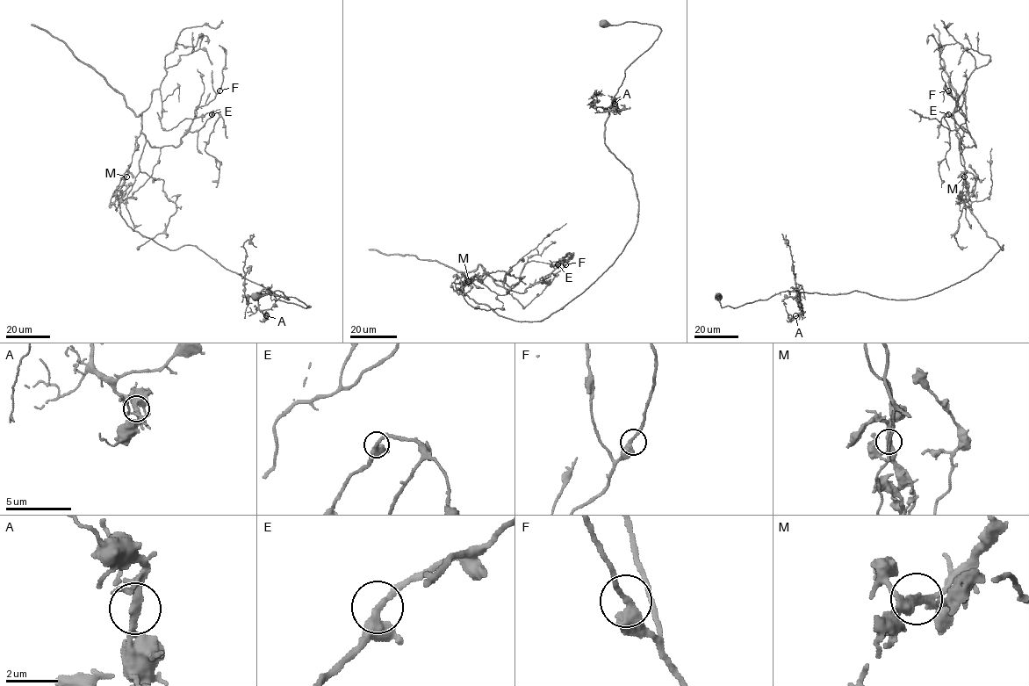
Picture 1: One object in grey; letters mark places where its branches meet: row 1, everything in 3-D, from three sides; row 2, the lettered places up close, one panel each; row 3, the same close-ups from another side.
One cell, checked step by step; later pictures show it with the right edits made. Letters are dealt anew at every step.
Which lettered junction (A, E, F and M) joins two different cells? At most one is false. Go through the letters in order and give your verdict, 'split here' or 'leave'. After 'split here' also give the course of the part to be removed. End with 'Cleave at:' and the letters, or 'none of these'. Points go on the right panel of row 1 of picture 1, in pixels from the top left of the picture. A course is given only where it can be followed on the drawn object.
A: leave
E: leave
F: leave
M: split here | (964, 176), (960, 199), (1003, 245), (967, 278), (905, 299), (796, 290), (722, 307), (715, 297)
Cleave at: M

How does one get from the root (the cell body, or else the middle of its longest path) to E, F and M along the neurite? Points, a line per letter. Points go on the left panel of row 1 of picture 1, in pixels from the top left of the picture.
E: (255, 297), (310, 306), (256, 294), (289, 299), (120, 213), (146, 141), (176, 147), (212, 114)
F: (255, 297), (310, 306), (256, 294), (289, 299), (120, 213), (146, 141), (176, 147), (219, 90)
M: (255, 297), (310, 306), (256, 294), (289, 299), (194, 245), (170, 249), (134, 231), (118, 203), (126, 176)

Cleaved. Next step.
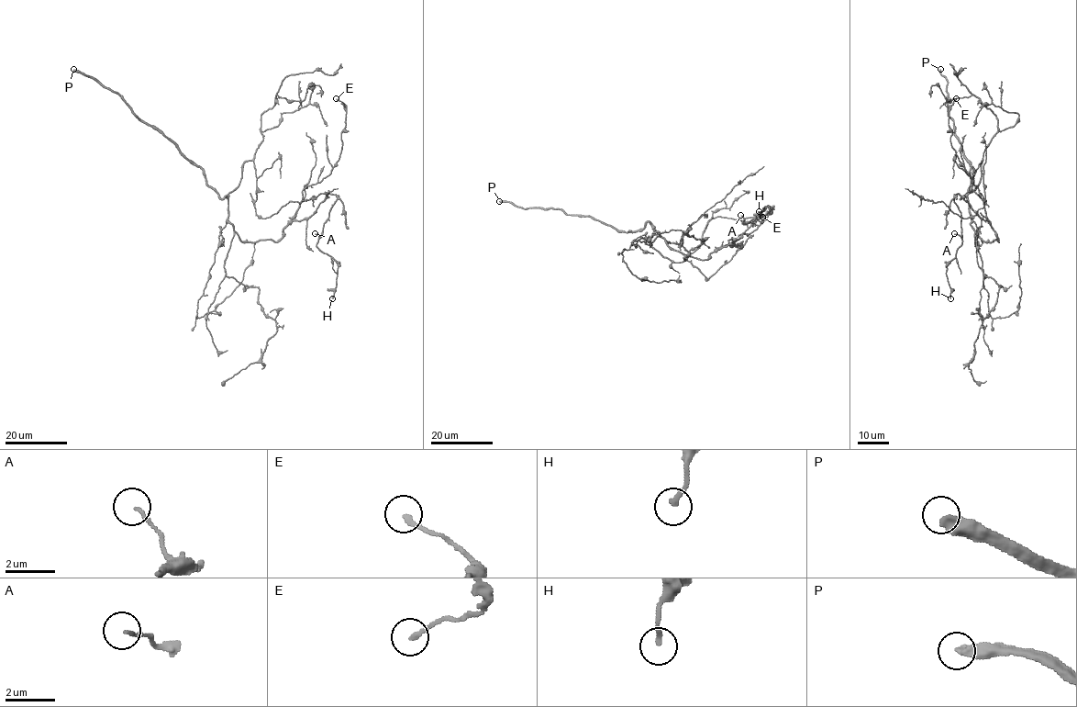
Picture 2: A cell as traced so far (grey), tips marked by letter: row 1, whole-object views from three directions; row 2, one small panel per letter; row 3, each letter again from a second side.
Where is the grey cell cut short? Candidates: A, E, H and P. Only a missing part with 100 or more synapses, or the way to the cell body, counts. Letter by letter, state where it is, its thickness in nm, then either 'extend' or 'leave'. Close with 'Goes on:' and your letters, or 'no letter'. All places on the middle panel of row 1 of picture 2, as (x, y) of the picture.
A: (740, 215) | 100 nm | leave
E: (762, 217) | 200 nm | leave
H: (759, 211) | 200 nm | leave
P: (499, 201) | 400 nm | extend
Goes on: P

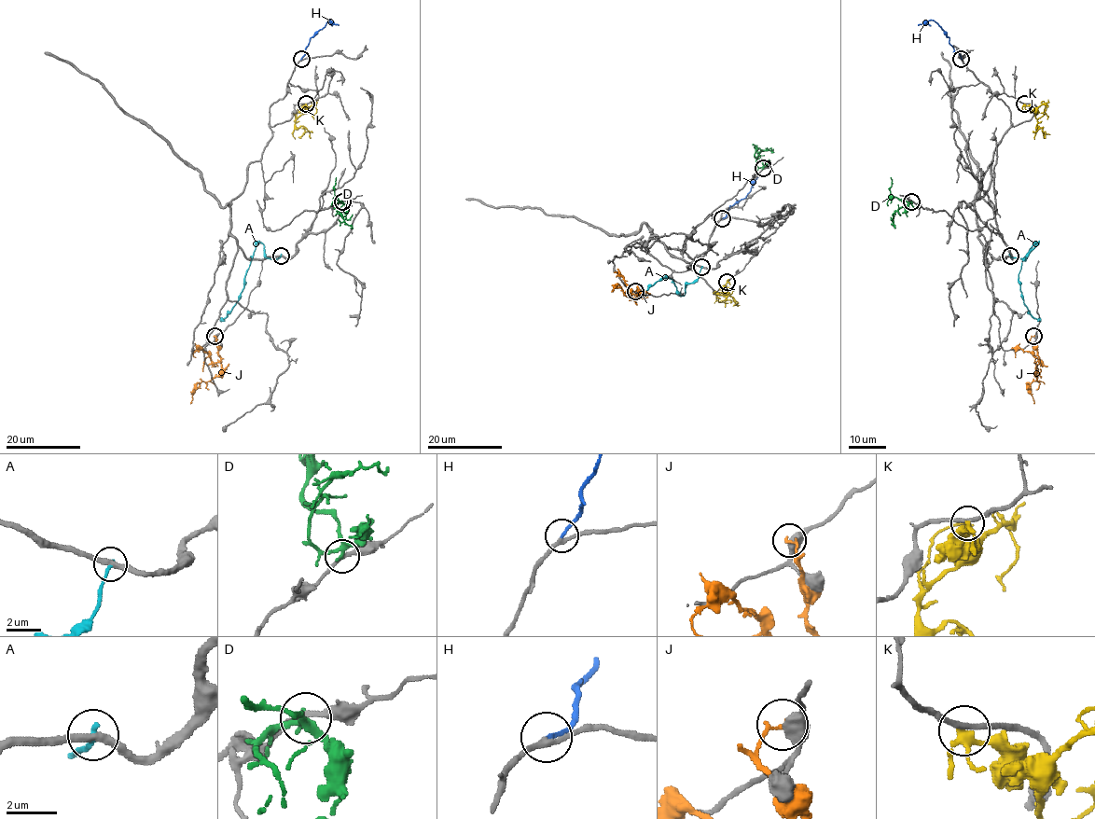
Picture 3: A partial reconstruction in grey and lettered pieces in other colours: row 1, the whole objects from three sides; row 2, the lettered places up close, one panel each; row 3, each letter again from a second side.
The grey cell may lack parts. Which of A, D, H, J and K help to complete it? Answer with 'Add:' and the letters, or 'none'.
Add: H

